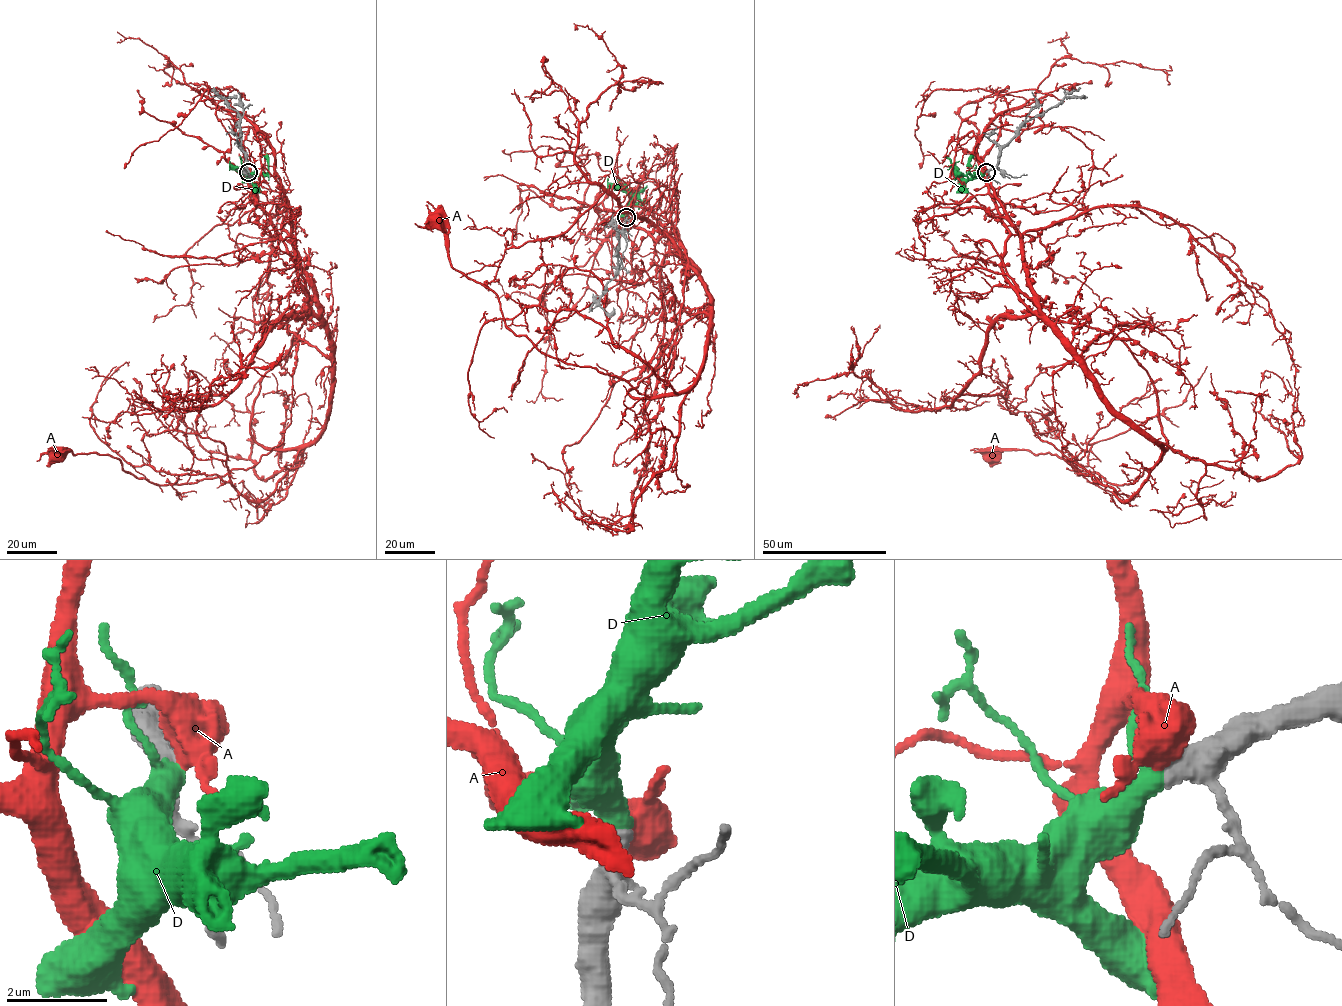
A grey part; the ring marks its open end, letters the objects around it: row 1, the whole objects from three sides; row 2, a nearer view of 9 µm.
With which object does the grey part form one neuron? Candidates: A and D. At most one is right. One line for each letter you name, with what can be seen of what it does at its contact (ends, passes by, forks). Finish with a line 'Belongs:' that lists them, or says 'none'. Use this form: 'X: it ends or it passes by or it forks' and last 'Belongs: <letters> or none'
D: it passes by
Belongs: D

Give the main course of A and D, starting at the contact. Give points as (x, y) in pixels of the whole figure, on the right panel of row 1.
A: (986, 171), (1009, 233), (1006, 281), (1109, 404), (1165, 449), (1155, 466), (1121, 485), (1049, 453), (988, 454)
D: (985, 172), (964, 179), (954, 165), (959, 161)

